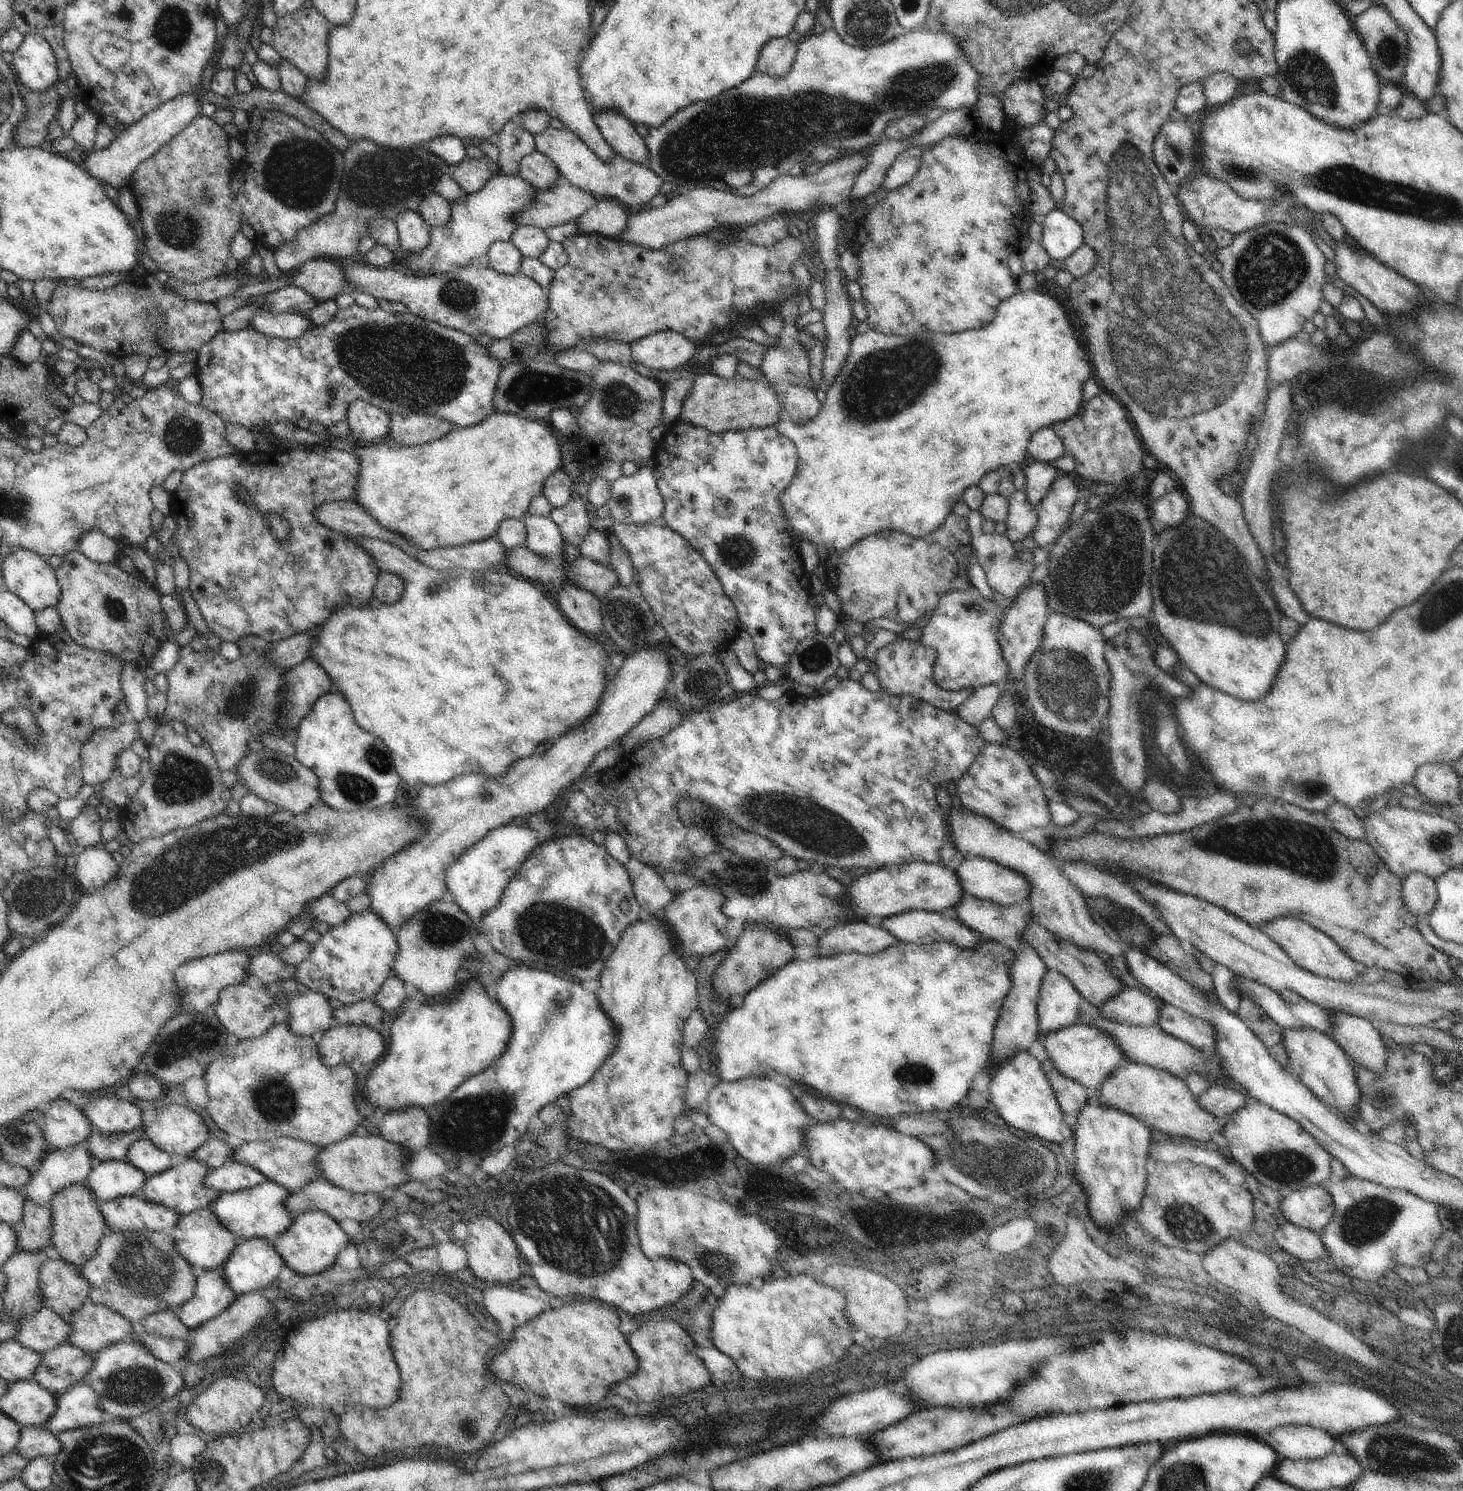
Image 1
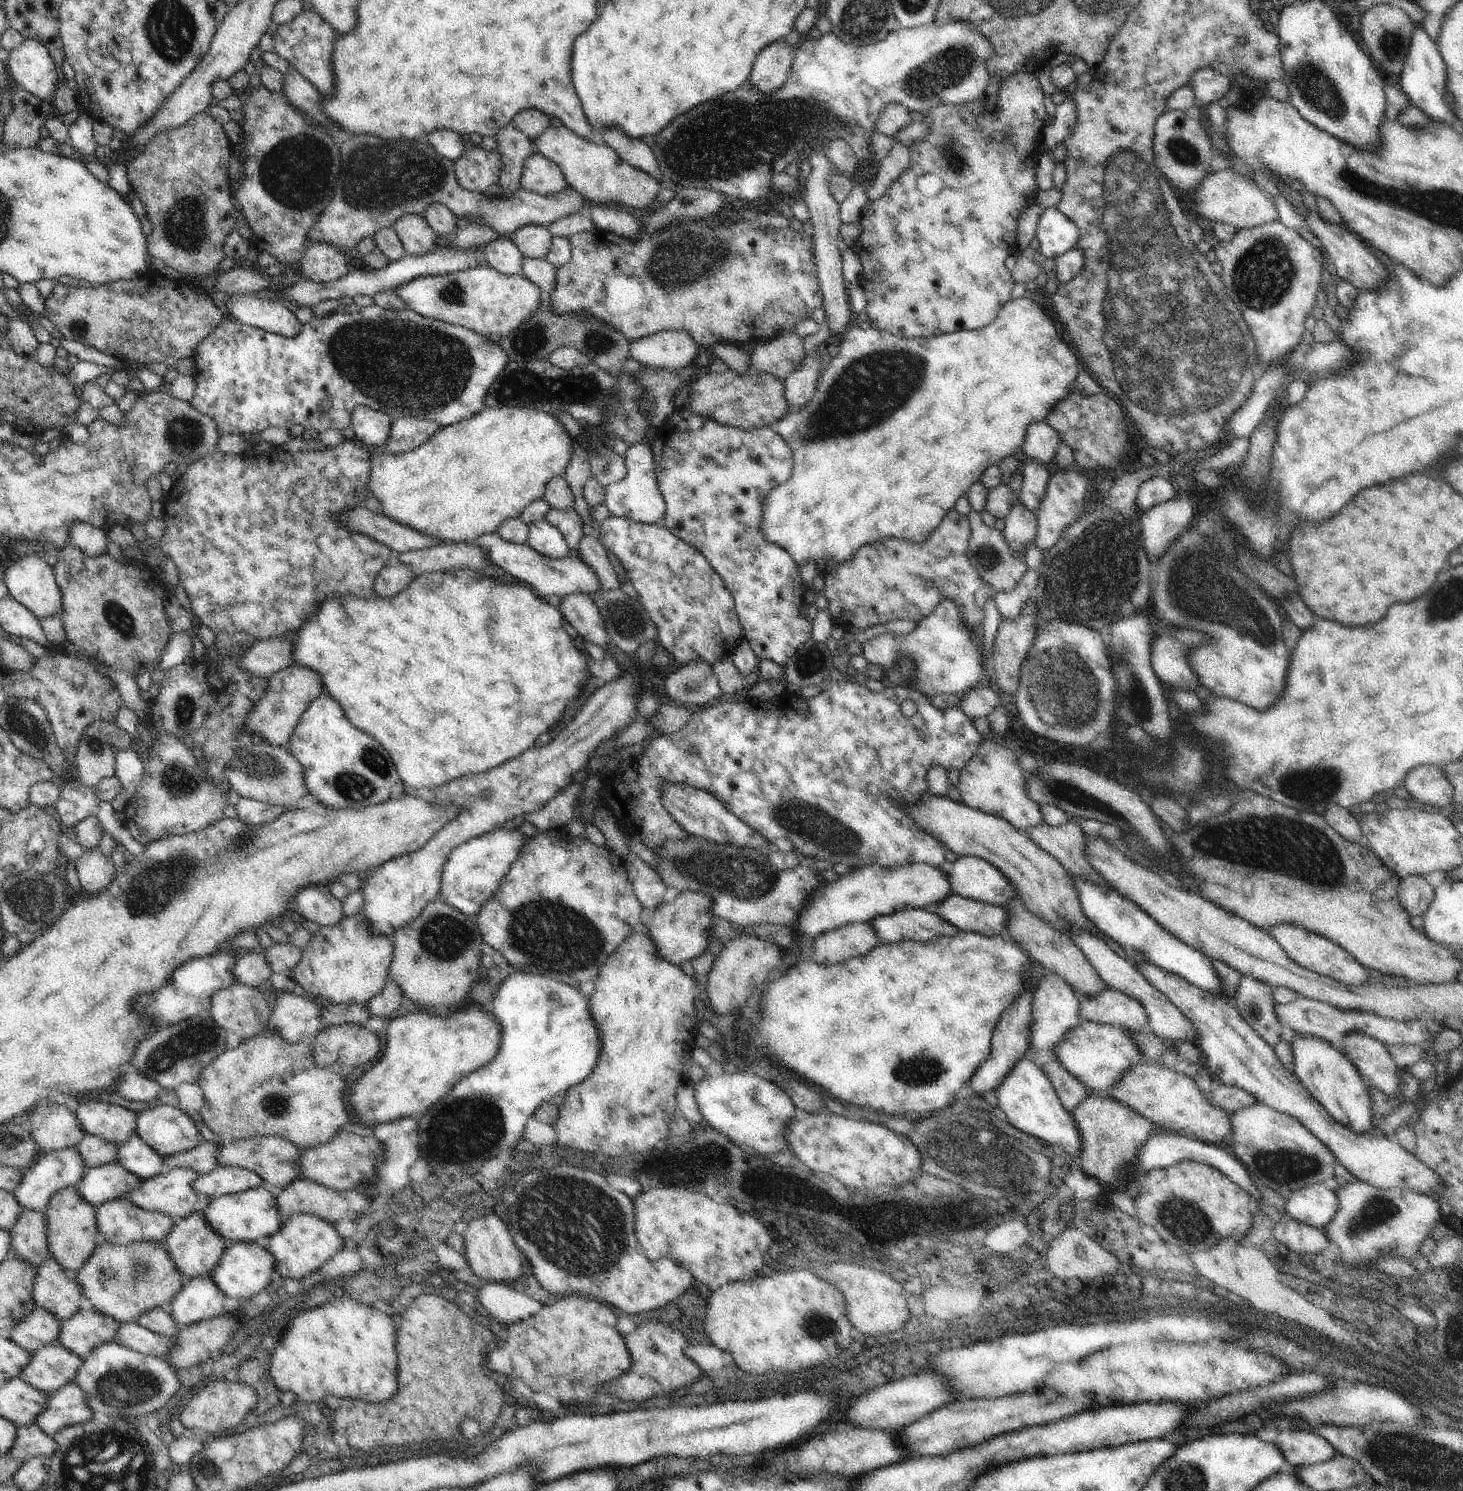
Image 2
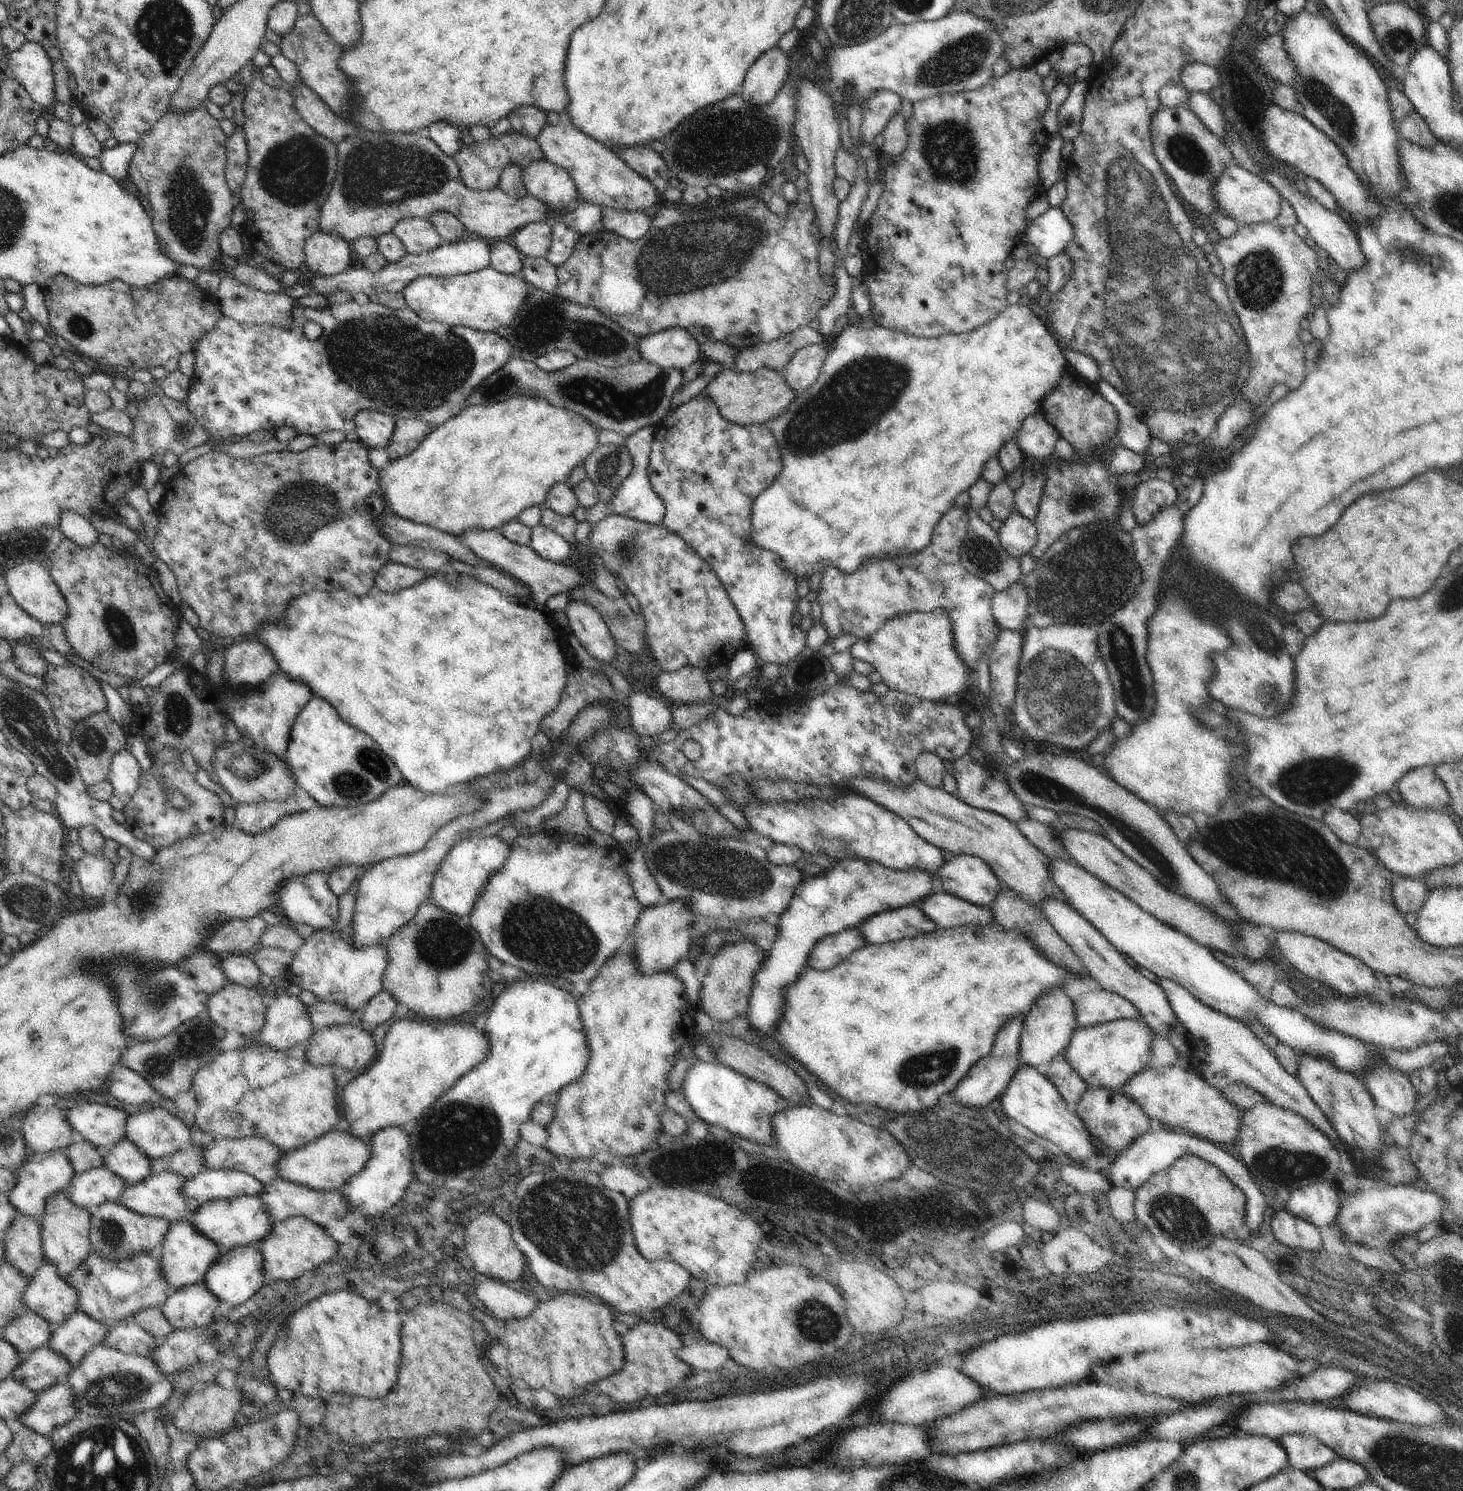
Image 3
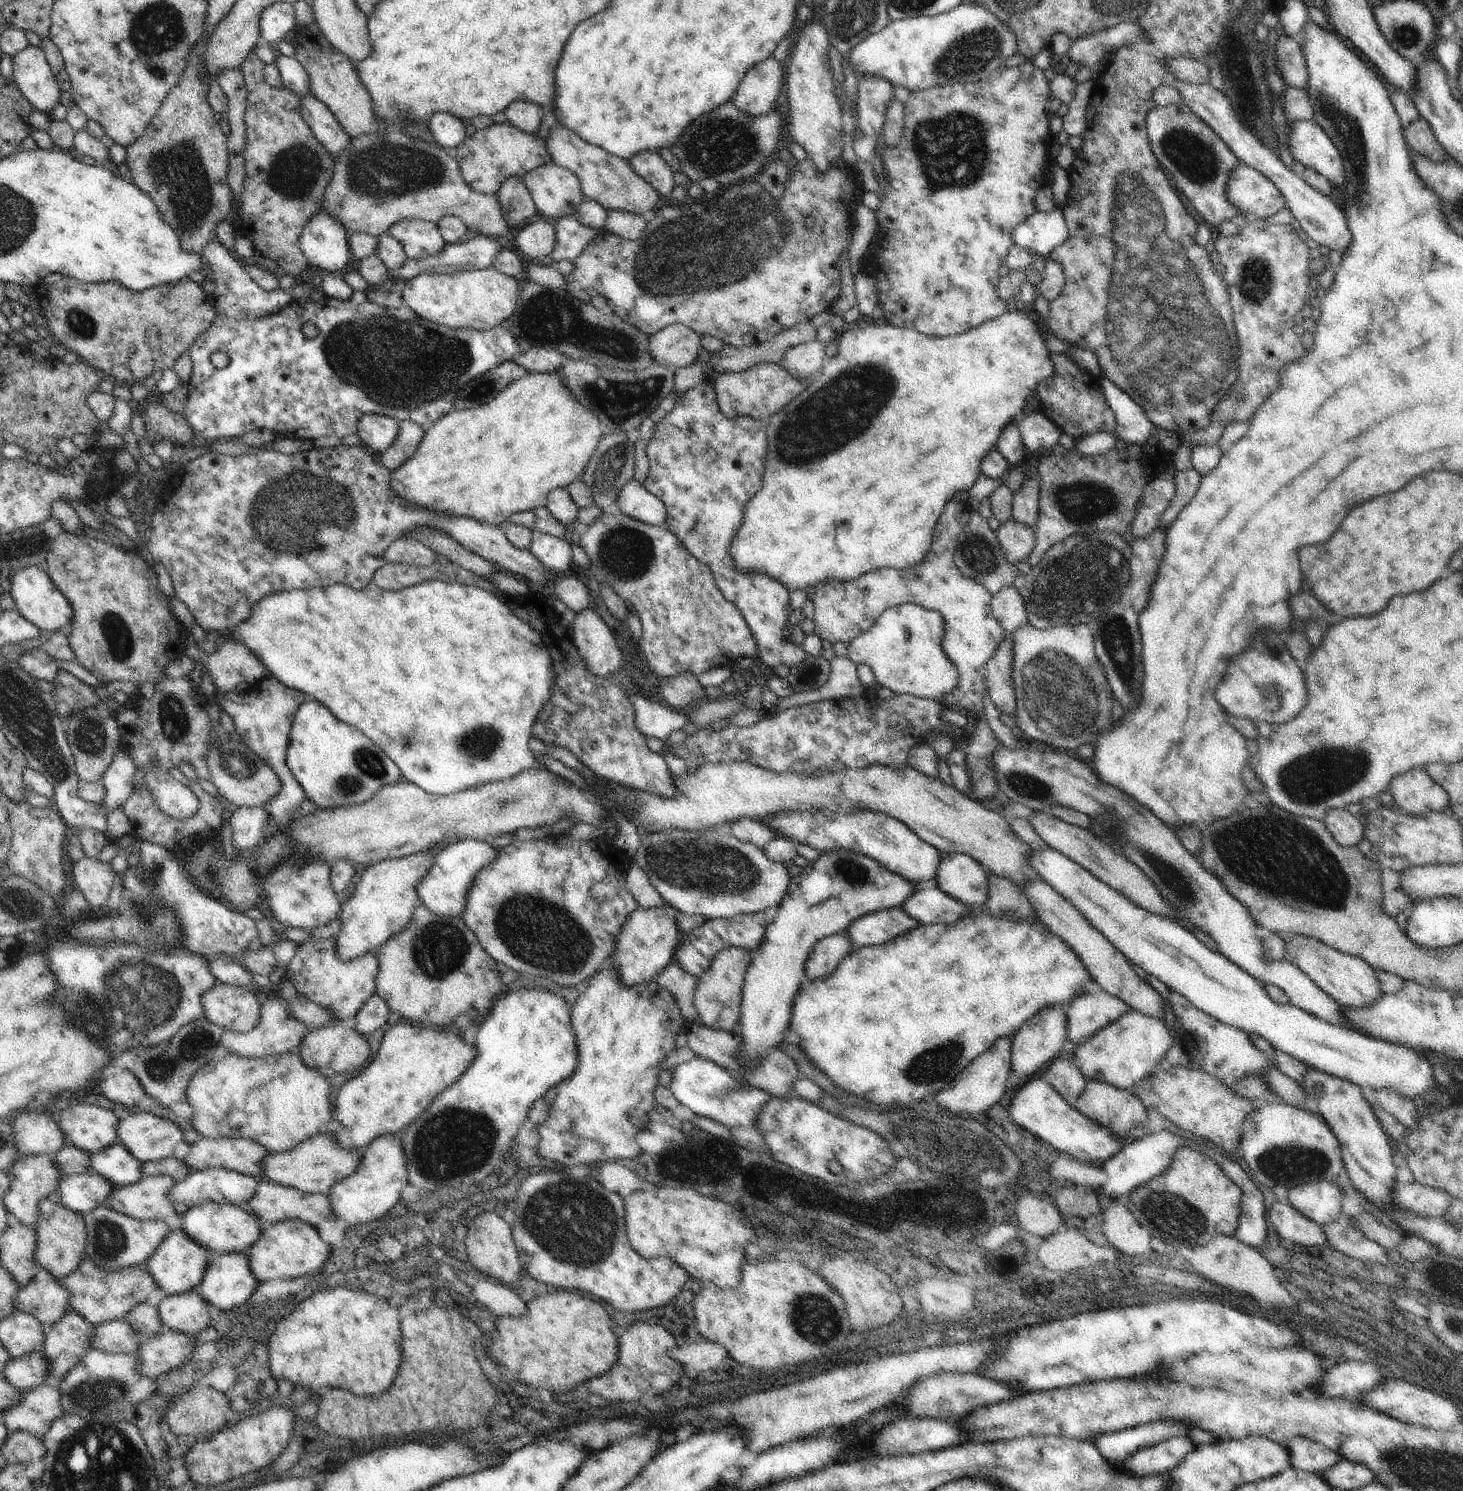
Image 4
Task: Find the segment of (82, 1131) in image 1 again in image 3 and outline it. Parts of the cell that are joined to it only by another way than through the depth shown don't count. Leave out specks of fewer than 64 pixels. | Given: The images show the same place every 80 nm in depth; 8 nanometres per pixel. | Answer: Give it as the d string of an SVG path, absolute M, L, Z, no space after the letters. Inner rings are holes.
M57 1105L51 1108L36 1106L30 1114L22 1116L22 1136L28 1152L33 1155L42 1152L65 1150L77 1142L72 1126Z

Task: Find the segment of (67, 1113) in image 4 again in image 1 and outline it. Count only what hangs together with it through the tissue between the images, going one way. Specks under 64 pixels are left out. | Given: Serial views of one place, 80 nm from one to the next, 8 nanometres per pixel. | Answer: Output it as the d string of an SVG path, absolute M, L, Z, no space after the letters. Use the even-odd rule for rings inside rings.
M119 1089L86 1104L83 1110L92 1122L92 1128L104 1134L126 1134L143 1126L143 1111L129 1102L128 1097L123 1097Z

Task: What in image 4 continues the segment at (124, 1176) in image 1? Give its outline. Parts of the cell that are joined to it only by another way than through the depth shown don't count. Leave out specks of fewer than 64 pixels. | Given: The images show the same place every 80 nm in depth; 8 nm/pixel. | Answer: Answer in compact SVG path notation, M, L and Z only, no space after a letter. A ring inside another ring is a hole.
M96 1172L60 1176L56 1193L60 1206L86 1215L105 1203L106 1198L118 1189Z

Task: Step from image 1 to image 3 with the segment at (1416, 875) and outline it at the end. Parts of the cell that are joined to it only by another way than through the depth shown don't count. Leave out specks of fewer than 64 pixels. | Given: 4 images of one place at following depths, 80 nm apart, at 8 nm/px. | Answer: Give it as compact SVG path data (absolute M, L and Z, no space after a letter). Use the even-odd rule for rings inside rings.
M1398 878L1392 890L1392 904L1400 914L1418 913L1428 900L1430 890L1421 878Z

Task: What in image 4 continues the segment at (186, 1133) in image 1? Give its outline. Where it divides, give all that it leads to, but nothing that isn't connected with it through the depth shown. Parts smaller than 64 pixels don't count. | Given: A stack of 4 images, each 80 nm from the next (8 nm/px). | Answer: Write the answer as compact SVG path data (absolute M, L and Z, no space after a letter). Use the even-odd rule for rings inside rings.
M134 1112L132 1115L120 1119L118 1128L116 1128L116 1143L122 1144L136 1160L140 1160L142 1163L160 1161L173 1156L176 1146L182 1141L184 1141L182 1130L168 1118L160 1118L156 1114Z

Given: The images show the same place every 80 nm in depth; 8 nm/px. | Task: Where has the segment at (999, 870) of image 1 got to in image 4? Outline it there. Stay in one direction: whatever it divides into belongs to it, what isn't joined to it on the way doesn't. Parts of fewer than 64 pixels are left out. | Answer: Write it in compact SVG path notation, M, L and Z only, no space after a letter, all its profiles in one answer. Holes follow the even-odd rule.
M963 853L944 858L936 872L937 886L947 896L970 908L988 900L988 876L980 862Z

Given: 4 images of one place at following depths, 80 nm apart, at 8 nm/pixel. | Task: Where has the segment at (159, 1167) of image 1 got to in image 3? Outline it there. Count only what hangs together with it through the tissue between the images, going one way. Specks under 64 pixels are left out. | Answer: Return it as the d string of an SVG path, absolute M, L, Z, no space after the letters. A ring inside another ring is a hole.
M123 1139L103 1151L102 1165L120 1176L128 1186L150 1177L152 1160L130 1140Z

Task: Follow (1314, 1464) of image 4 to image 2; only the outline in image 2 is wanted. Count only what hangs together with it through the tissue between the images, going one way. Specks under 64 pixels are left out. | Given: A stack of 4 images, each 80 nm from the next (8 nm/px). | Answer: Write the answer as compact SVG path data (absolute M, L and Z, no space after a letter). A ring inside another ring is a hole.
M1300 1428L1280 1430L1274 1436L1273 1444L1280 1448L1289 1468L1328 1462L1338 1455L1322 1436Z

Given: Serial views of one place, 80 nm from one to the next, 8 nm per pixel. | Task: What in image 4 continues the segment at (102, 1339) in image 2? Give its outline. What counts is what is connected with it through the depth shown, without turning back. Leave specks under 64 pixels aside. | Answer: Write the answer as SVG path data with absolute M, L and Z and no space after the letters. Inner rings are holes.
M70 1311L63 1320L47 1329L42 1352L50 1364L51 1382L63 1380L72 1368L92 1349L90 1342L96 1335L96 1325Z

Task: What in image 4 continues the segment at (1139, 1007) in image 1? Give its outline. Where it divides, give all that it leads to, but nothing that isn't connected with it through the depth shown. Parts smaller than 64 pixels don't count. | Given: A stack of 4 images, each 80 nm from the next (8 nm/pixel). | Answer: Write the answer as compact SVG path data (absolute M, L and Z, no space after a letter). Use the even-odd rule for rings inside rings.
M1100 990L1094 994L1081 993L1066 1008L1066 1038L1069 1047L1084 1044L1090 1036L1098 1033L1131 1010L1116 996Z

